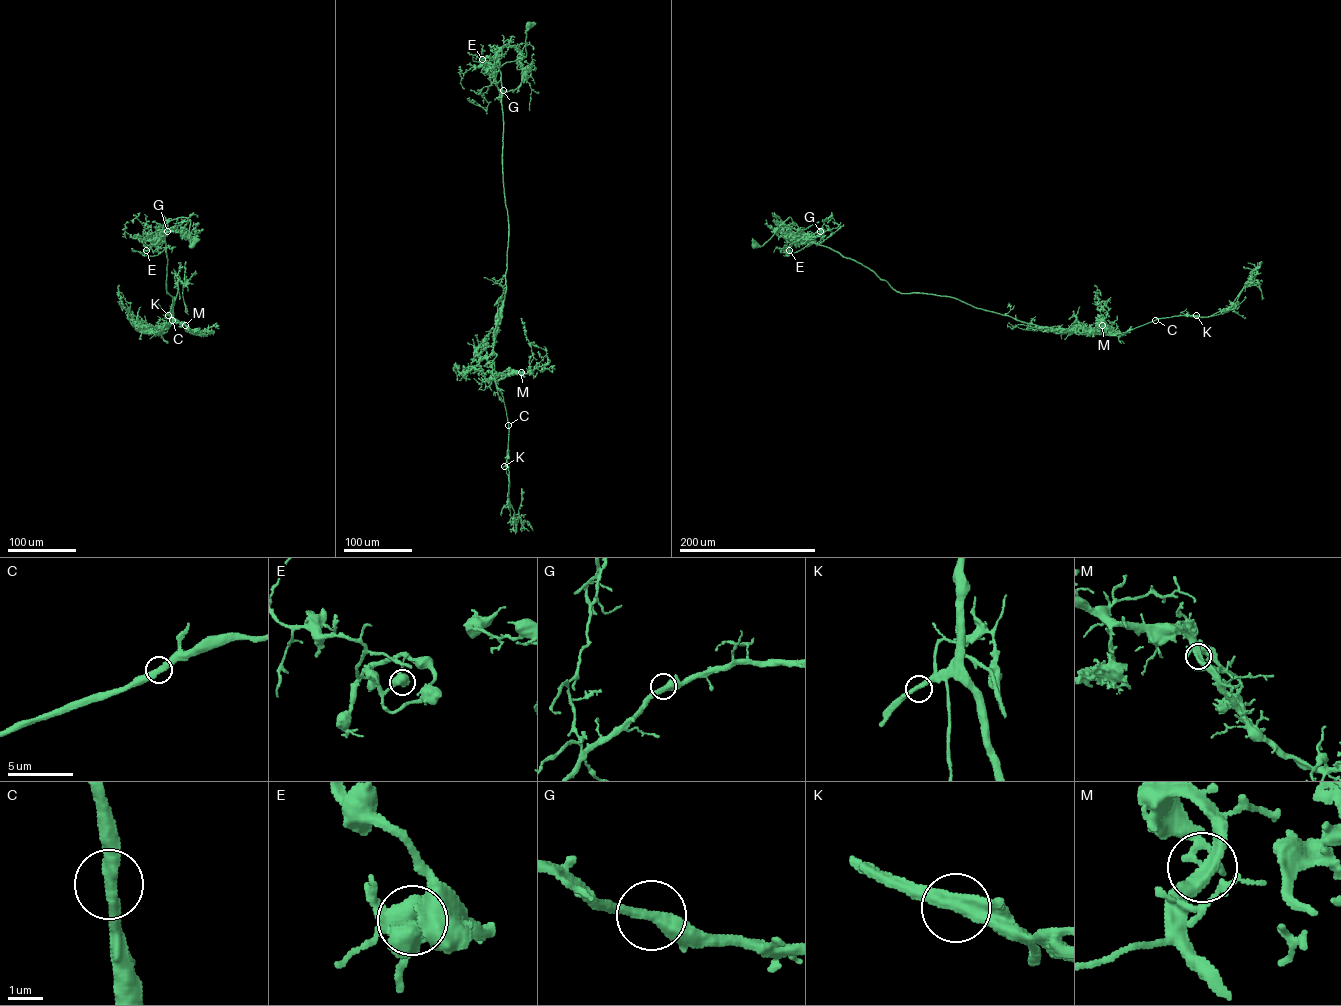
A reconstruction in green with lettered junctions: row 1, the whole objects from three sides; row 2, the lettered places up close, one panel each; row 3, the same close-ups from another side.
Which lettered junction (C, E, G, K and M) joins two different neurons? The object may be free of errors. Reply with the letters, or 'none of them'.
K

